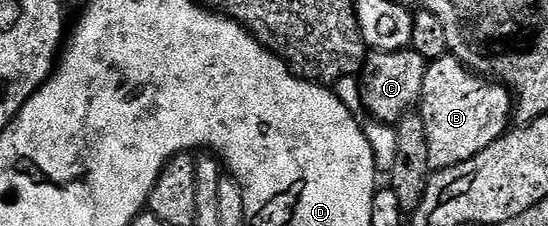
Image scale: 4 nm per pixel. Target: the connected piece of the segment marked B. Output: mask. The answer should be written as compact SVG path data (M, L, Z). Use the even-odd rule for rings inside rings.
M450 53L430 61L425 67L423 92L419 103L419 113L427 132L430 167L434 171L446 170L455 164L463 164L463 160L471 160L471 156L483 152L483 148L502 138L510 129L509 118L511 122L514 110L515 99L502 83L470 70Z

